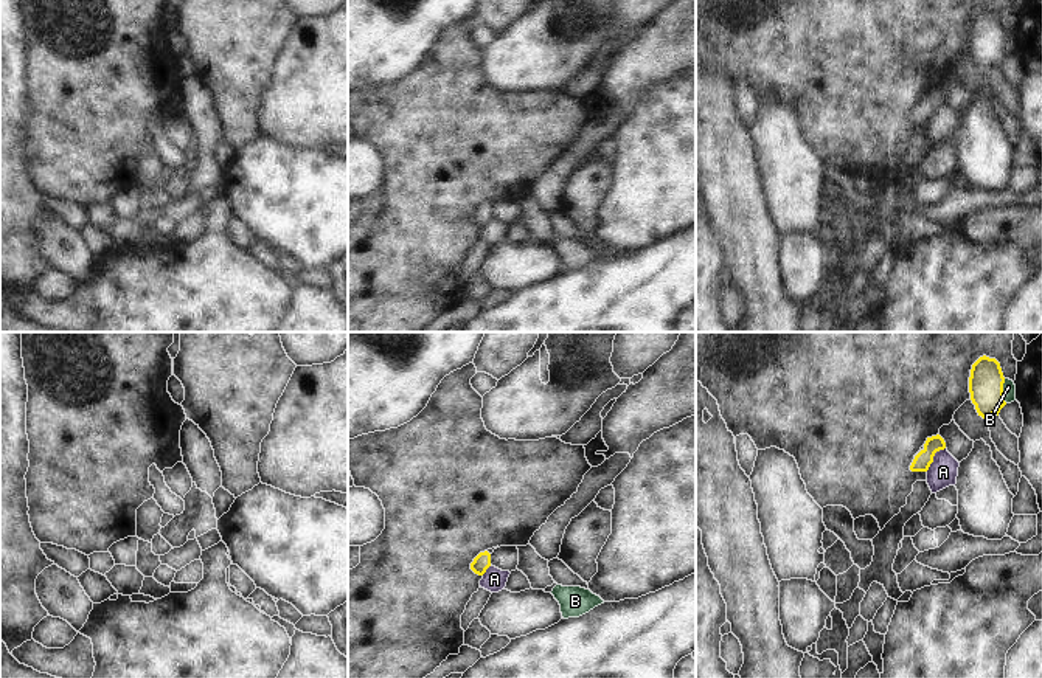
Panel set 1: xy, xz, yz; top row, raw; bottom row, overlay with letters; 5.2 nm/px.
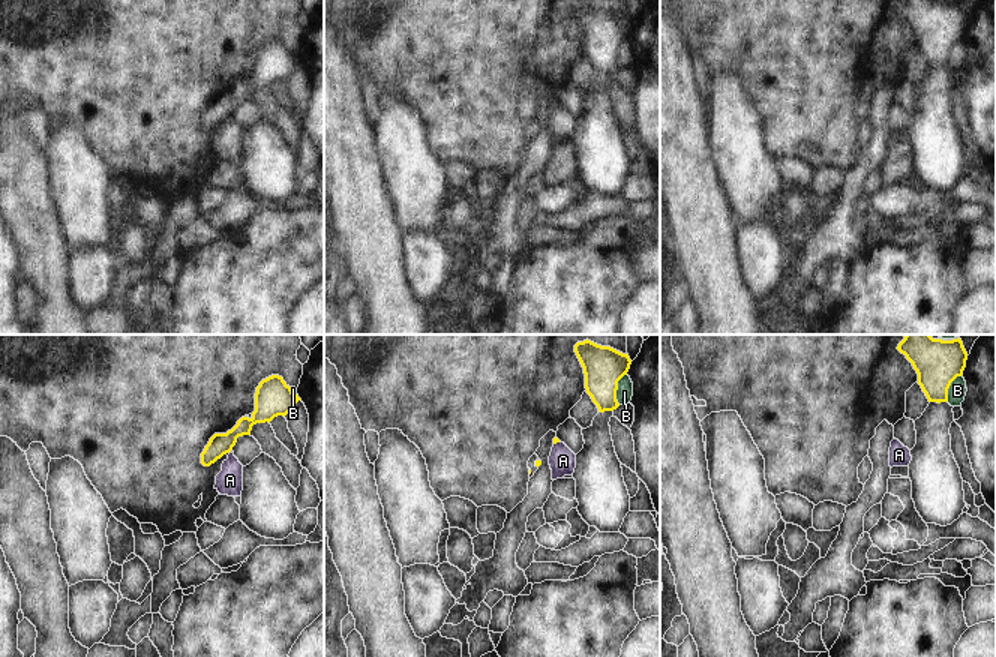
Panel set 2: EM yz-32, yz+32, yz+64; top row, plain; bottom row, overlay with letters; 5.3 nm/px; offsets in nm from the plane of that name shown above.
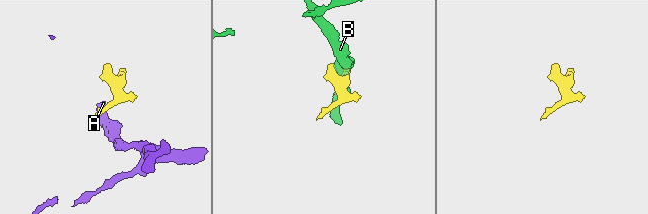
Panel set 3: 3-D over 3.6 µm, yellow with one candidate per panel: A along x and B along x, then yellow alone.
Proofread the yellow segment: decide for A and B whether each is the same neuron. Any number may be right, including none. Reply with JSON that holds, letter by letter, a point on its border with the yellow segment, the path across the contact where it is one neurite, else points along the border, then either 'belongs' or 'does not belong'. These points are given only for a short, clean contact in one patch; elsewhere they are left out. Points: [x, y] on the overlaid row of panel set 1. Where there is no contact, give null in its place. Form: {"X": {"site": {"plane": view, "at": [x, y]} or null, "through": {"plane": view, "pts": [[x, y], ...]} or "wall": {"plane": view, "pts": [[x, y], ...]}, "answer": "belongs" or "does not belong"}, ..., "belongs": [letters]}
{"A": {"site": {"plane": "yz", "at": [932, 458]}, "wall": {"plane": "yz", "pts": [[944, 447], [935, 453], [934, 461], [926, 470]]}, "answer": "does not belong"}, "B": {"site": {"plane": "yz", "at": [1002, 391]}, "answer": "does not belong"}, "belongs": []}

